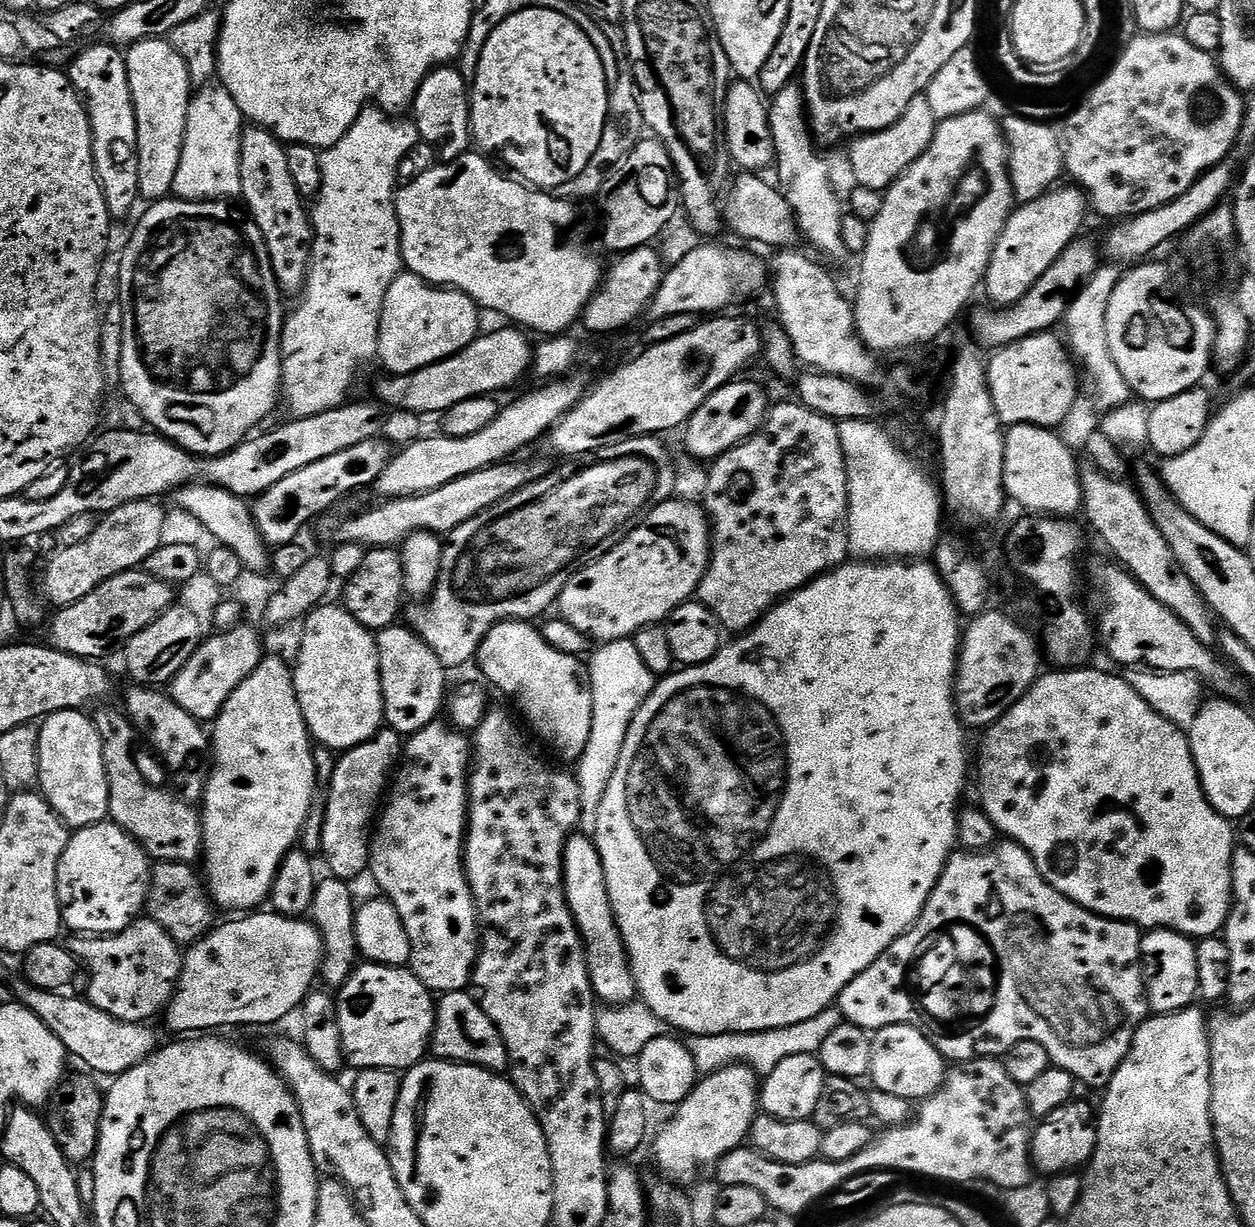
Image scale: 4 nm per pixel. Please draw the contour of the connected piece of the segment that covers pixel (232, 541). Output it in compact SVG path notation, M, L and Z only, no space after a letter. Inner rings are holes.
M197 482L189 484L175 493L176 504L184 512L189 512L210 535L217 545L234 550L242 561L245 573L268 572L270 568L270 547L259 532L249 501L243 496L235 496L225 488L214 484Z

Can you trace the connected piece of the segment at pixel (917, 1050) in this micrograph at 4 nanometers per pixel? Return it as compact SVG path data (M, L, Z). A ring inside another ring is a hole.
M909 1024L886 1026L875 1033L872 1048L870 1079L878 1090L898 1094L898 1098L923 1102L943 1086L946 1075L944 1055L928 1041L922 1030Z

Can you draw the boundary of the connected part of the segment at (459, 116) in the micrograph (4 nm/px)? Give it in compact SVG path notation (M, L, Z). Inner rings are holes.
M445 66L436 68L424 77L420 89L416 91L414 105L414 122L420 131L420 139L426 145L441 144L445 157L452 158L457 154L469 151L472 113L470 111L470 84L462 78L459 67Z

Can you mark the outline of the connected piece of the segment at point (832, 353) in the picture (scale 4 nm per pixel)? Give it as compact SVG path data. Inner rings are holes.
M796 251L775 253L774 284L776 280L778 319L794 346L797 360L801 365L831 376L841 376L855 384L869 386L876 380L877 357L860 340L853 301L840 293L839 286L822 265Z

